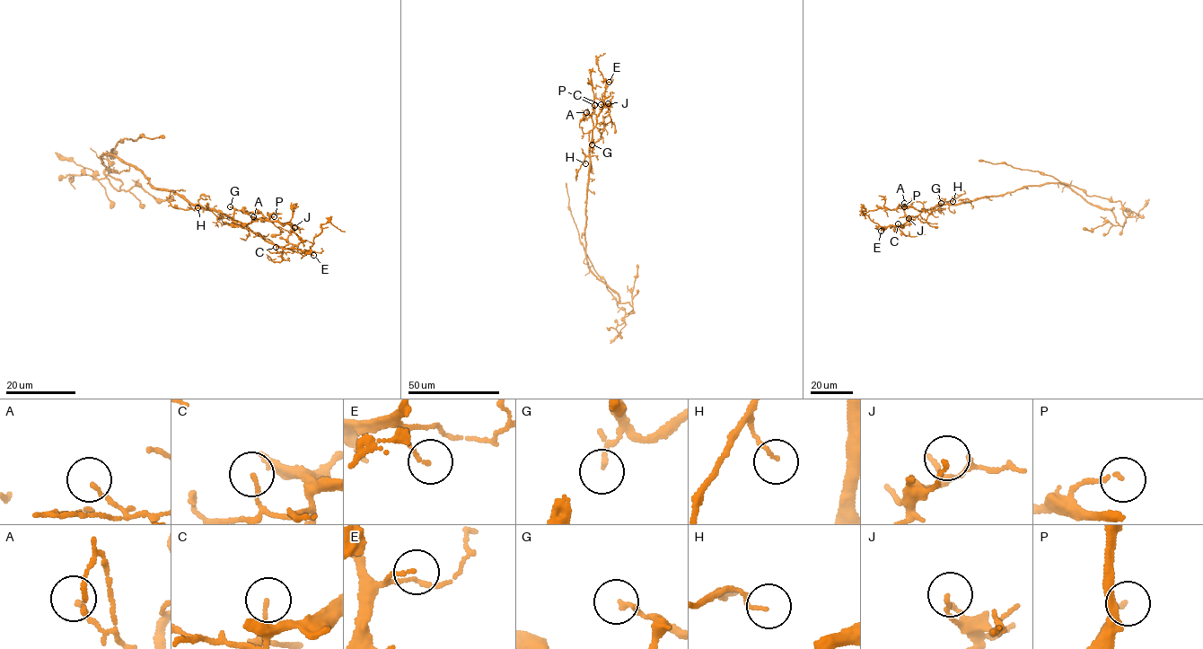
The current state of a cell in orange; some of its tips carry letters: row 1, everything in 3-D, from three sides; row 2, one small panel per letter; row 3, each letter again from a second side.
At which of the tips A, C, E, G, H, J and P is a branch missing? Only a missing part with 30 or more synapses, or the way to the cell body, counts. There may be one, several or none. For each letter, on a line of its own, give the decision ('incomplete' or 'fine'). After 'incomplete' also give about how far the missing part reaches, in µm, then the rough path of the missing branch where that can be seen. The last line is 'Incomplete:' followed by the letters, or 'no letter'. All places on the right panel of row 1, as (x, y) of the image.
A: fine
C: fine
E: fine
G: fine
H: fine
J: fine
P: fine
Incomplete: no letter

